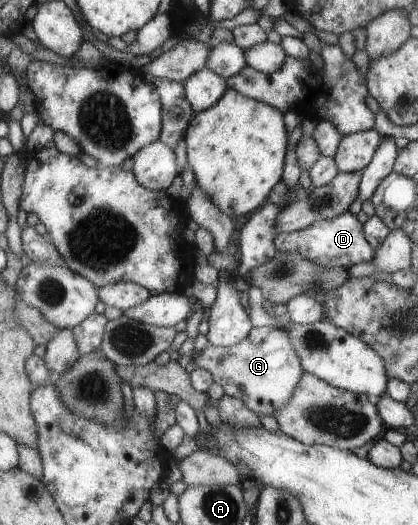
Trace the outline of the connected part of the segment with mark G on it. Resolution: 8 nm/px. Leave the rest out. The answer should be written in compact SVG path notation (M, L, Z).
M255 327L245 340L230 347L209 342L202 351L192 351L191 360L196 368L211 372L227 395L243 400L257 414L274 418L277 411L290 403L305 372L292 338L277 327Z

